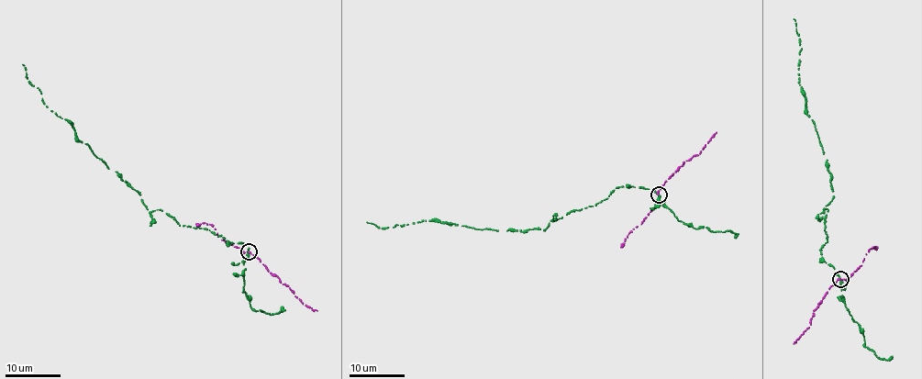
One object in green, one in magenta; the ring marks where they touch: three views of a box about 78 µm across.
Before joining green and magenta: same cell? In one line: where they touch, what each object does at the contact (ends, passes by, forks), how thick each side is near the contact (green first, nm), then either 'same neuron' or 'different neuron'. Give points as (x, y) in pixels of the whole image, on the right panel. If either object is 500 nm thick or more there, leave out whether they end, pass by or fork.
(840, 279) | green ends | magenta passes by | 360/200 nm | different neuron

